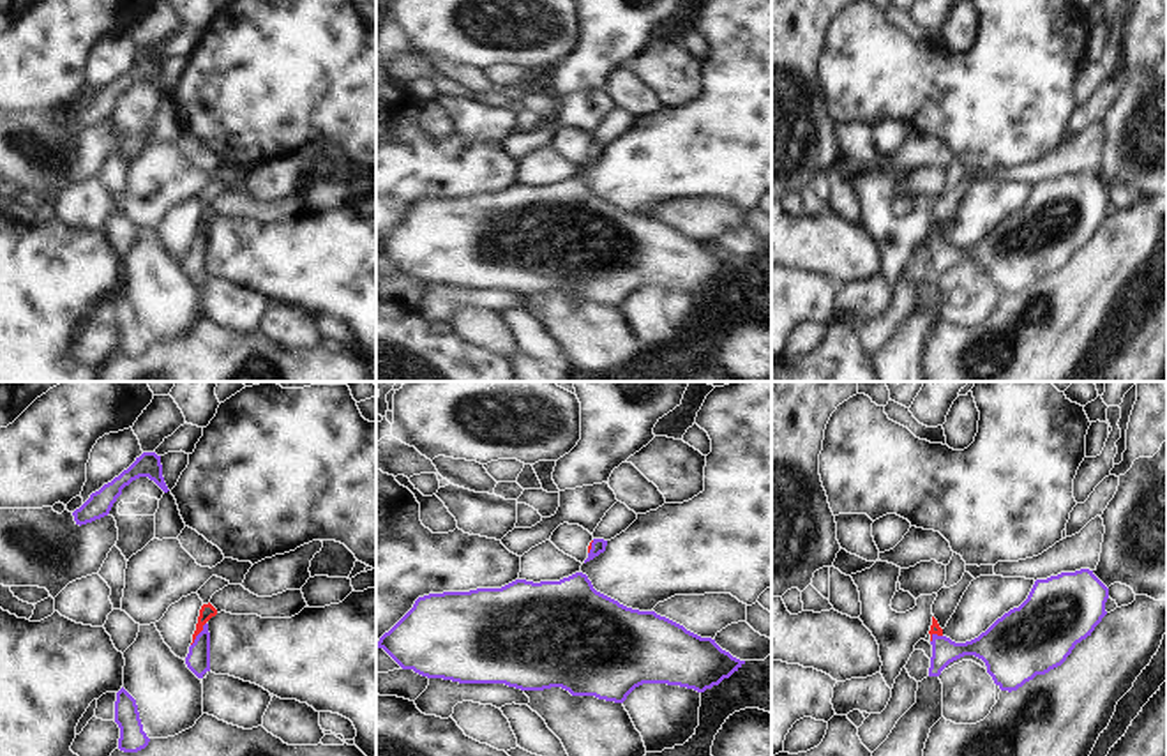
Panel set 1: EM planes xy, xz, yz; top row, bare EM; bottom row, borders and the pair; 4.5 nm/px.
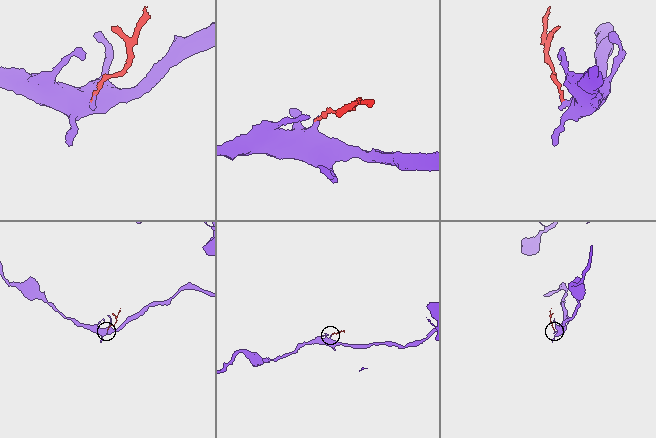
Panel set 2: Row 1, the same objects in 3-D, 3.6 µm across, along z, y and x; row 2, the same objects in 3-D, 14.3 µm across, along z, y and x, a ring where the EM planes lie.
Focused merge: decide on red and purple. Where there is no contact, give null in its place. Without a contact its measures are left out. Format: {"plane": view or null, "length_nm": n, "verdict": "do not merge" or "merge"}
{"plane": "xy", "length_nm": 130, "verdict": "merge"}

